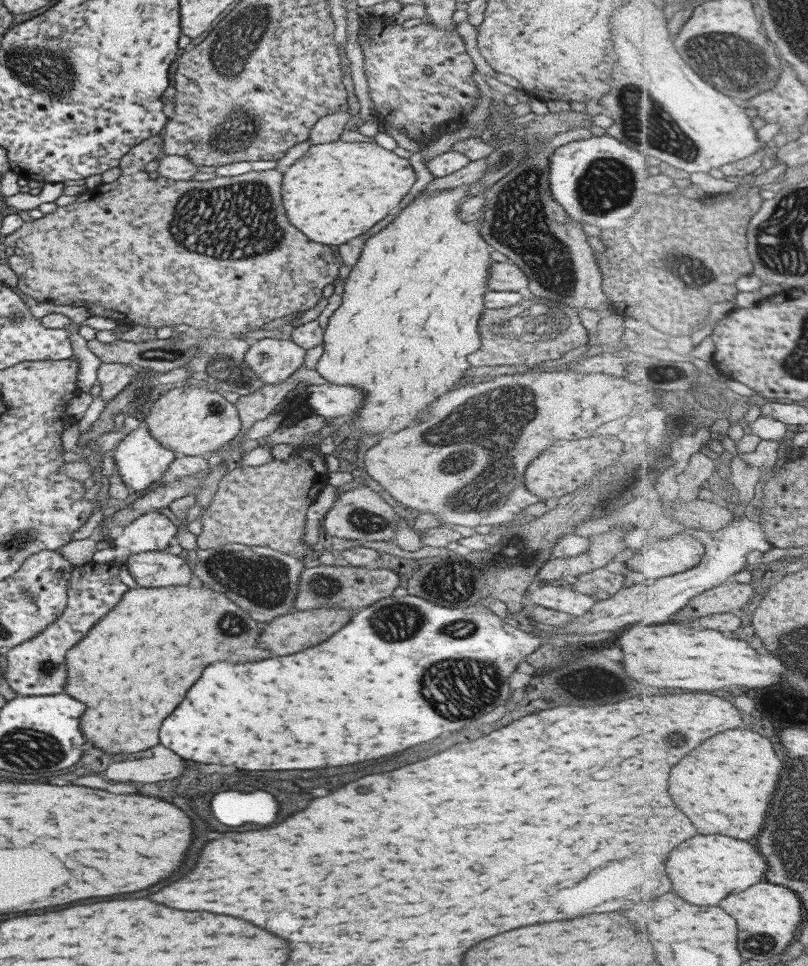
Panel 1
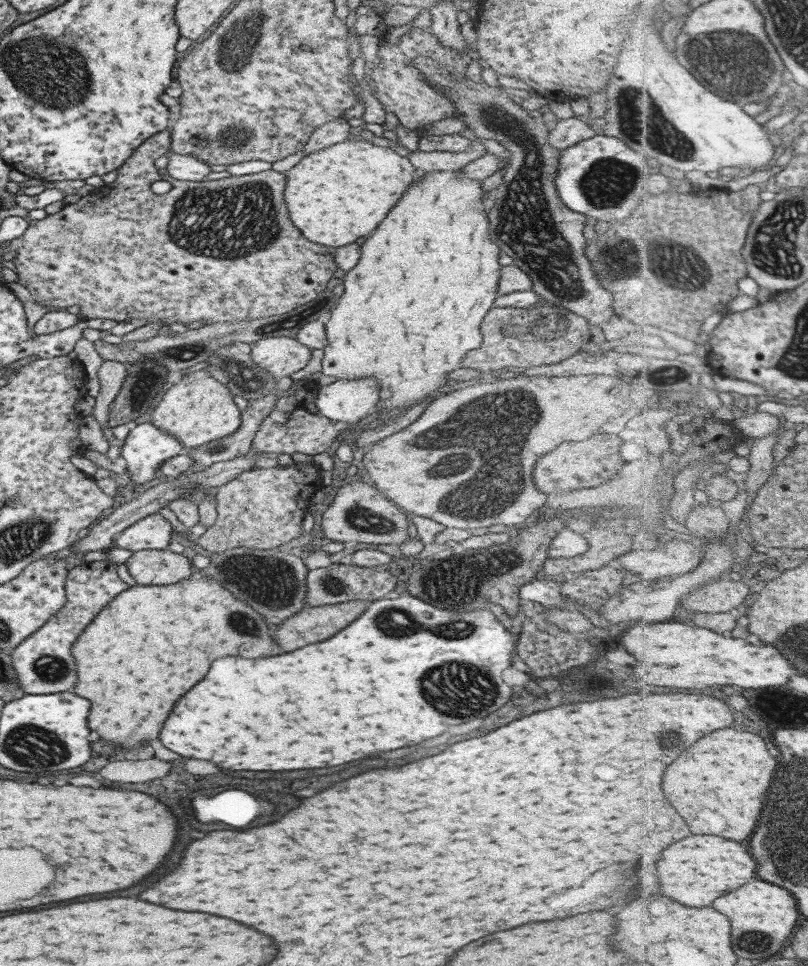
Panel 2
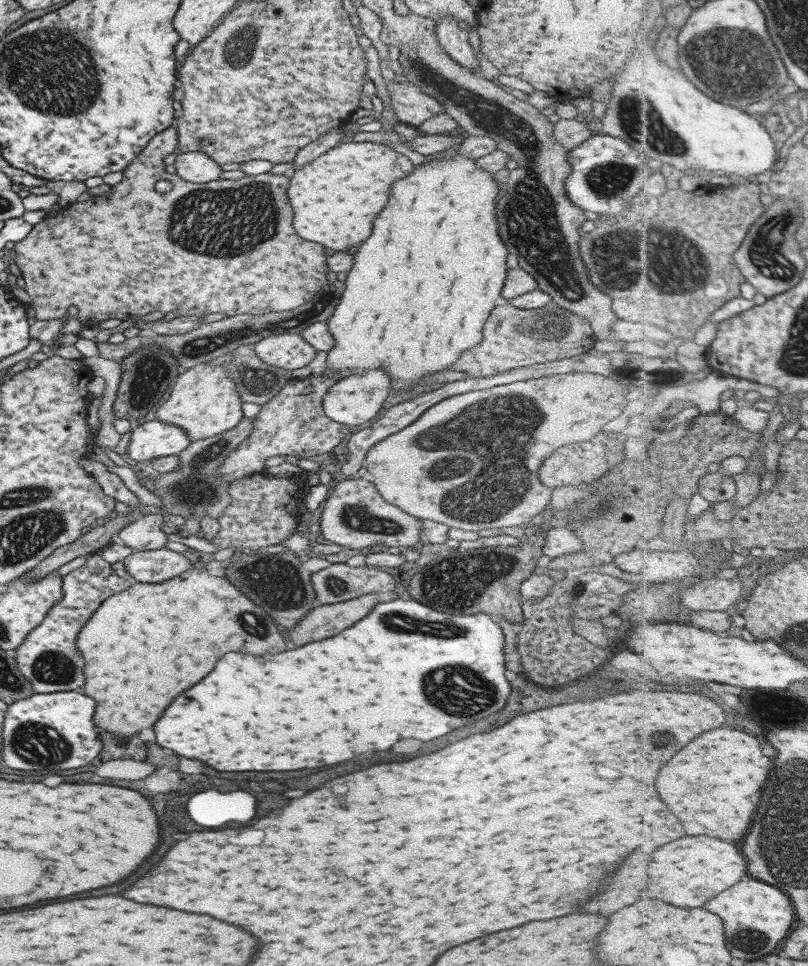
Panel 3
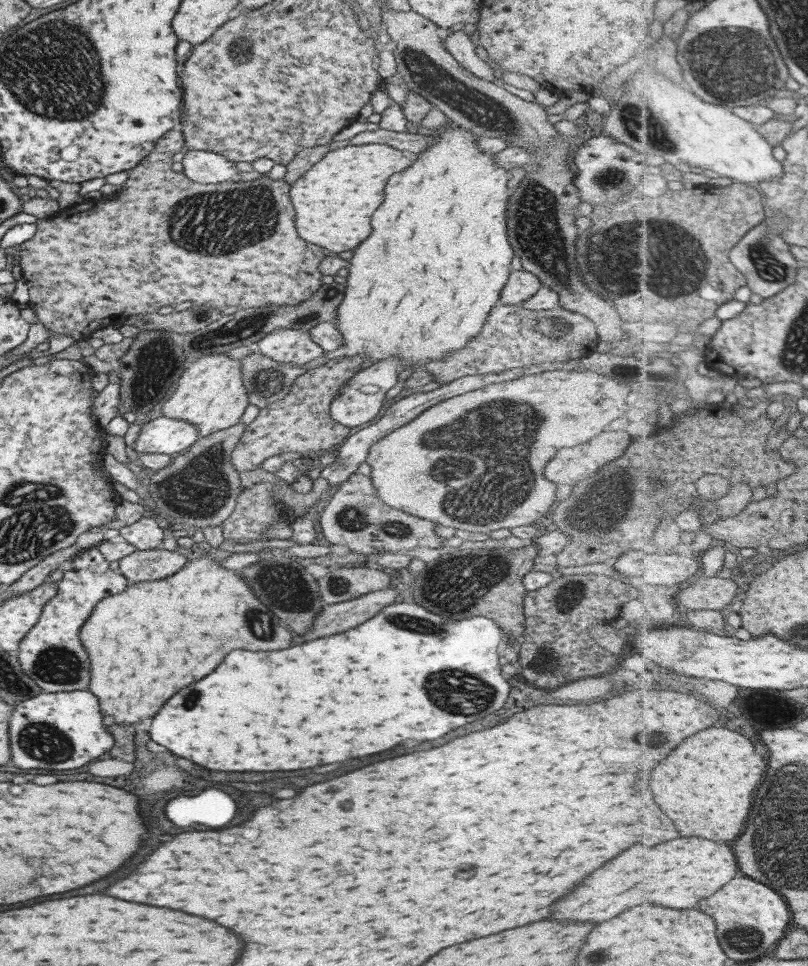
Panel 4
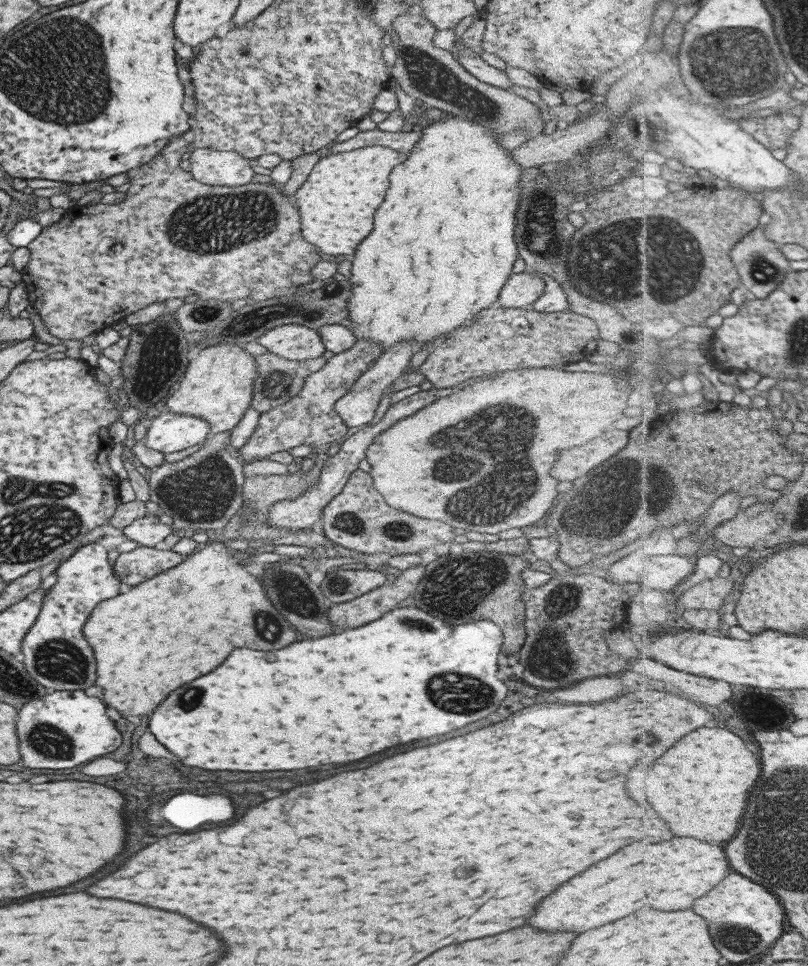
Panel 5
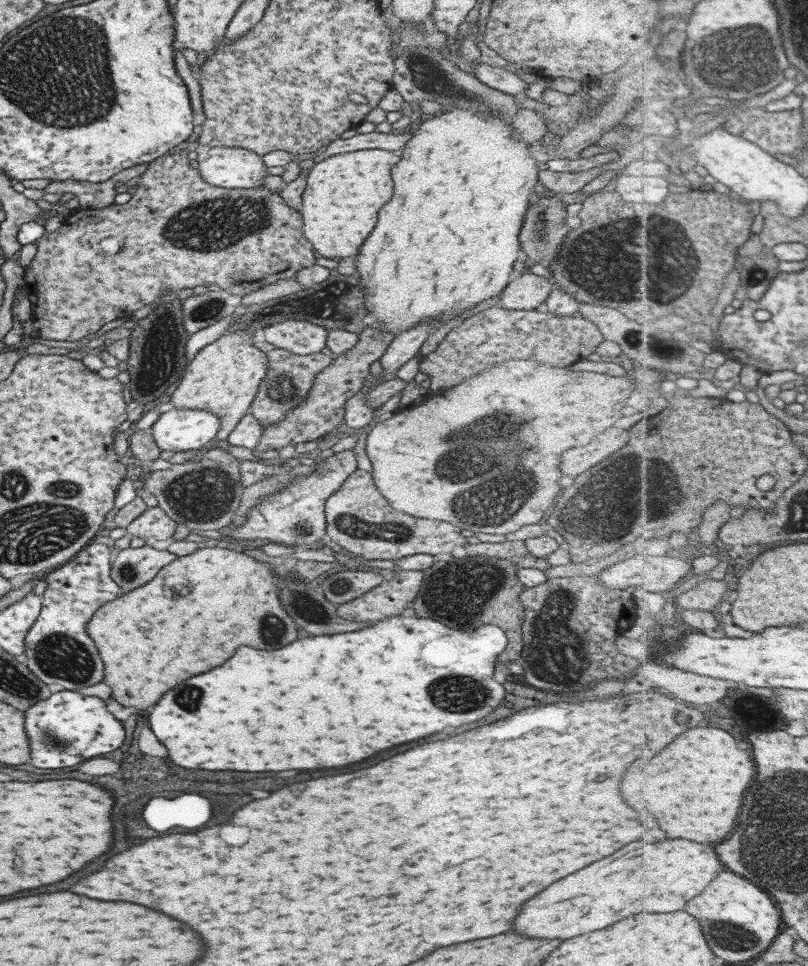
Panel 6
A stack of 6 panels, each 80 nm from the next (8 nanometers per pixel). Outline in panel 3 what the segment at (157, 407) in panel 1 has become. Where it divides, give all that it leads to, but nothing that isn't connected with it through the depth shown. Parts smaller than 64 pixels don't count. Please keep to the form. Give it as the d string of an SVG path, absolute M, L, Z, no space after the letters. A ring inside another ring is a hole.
M205 363L197 364L177 376L165 400L155 411L155 418L165 425L173 425L183 429L190 442L222 434L235 428L242 418L242 400L231 379L227 377L223 364L211 366Z

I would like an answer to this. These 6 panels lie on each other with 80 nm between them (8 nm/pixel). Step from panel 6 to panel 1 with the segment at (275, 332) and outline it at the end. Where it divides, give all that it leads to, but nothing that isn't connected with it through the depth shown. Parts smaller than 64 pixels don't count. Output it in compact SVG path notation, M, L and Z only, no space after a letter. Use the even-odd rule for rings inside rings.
M262 338L245 351L243 363L266 386L275 386L304 364L305 349L294 342Z

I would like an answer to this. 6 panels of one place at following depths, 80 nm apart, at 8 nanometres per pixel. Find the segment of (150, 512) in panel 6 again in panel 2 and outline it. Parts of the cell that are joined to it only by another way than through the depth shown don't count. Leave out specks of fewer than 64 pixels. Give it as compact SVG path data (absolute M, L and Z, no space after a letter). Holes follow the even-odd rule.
M153 513L126 526L113 545L132 553L138 550L165 549L171 540L170 533L171 529L159 513Z

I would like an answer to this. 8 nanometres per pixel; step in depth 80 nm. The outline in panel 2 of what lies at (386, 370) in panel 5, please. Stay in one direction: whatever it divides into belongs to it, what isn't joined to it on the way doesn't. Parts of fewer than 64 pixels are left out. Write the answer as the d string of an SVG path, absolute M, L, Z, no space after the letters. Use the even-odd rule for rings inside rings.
M375 379L339 380L319 387L314 405L321 416L336 424L356 424L371 416L379 399Z

